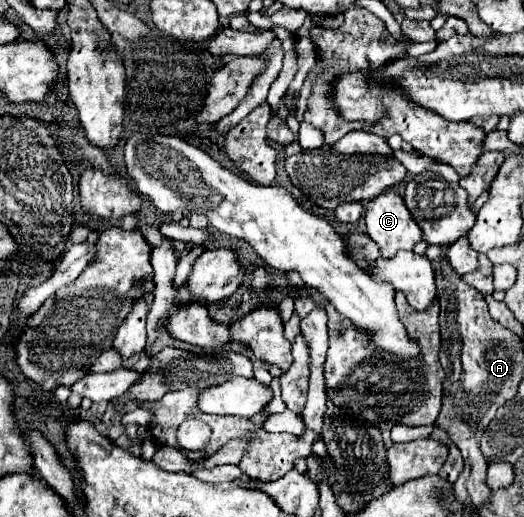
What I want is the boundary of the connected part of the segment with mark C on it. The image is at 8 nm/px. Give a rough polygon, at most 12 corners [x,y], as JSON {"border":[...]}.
{"border":[[385,190],[365,206],[367,234],[385,258],[413,250],[421,228]]}

